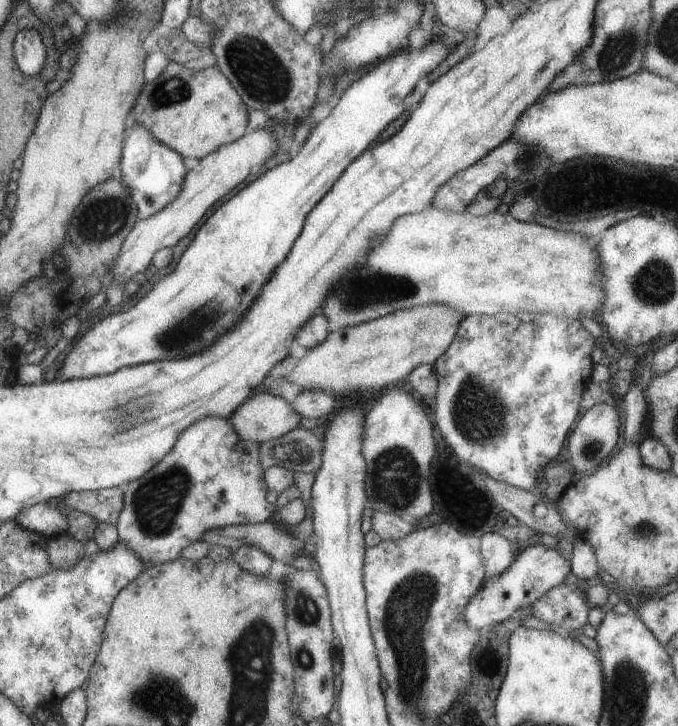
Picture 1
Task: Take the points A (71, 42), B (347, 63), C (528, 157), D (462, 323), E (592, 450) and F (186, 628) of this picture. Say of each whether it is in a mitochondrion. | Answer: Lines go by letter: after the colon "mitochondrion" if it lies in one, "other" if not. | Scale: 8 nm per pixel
A: other
B: other
C: other
D: other
E: mitochondrion
F: other

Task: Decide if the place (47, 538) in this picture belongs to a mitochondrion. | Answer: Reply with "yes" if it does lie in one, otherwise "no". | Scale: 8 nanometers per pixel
no

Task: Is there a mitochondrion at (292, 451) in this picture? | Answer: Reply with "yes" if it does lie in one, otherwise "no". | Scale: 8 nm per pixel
yes

